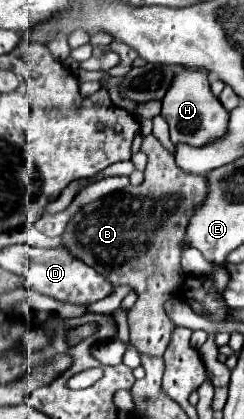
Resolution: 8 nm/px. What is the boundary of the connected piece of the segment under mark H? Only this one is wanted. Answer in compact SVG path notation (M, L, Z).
M180 68L174 74L172 84L162 98L162 118L170 126L170 140L174 144L186 142L194 146L206 144L206 140L214 140L214 136L220 136L228 124L228 112L212 94L208 72L202 68Z

